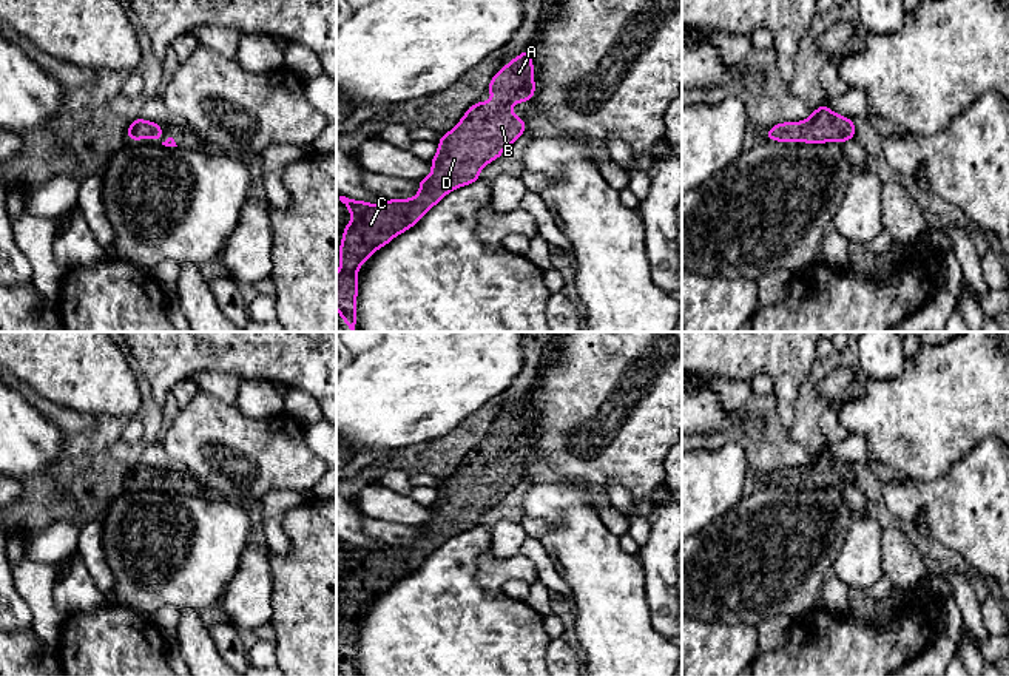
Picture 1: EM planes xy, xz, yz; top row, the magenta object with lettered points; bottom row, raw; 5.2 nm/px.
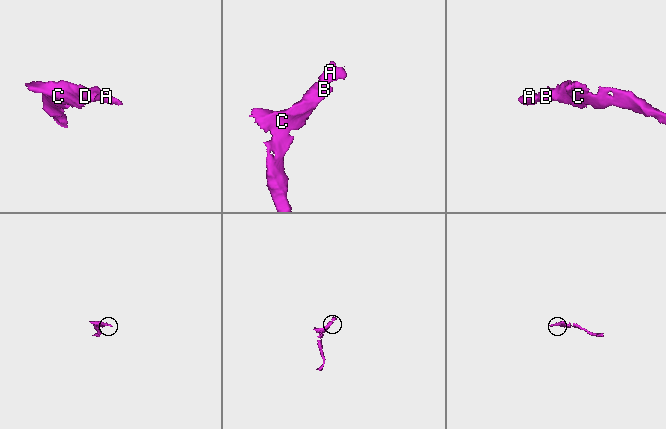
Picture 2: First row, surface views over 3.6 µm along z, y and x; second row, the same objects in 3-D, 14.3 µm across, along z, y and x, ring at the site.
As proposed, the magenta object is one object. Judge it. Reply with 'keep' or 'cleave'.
keep

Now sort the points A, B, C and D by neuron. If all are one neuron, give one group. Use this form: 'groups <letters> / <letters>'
groups A B C D

